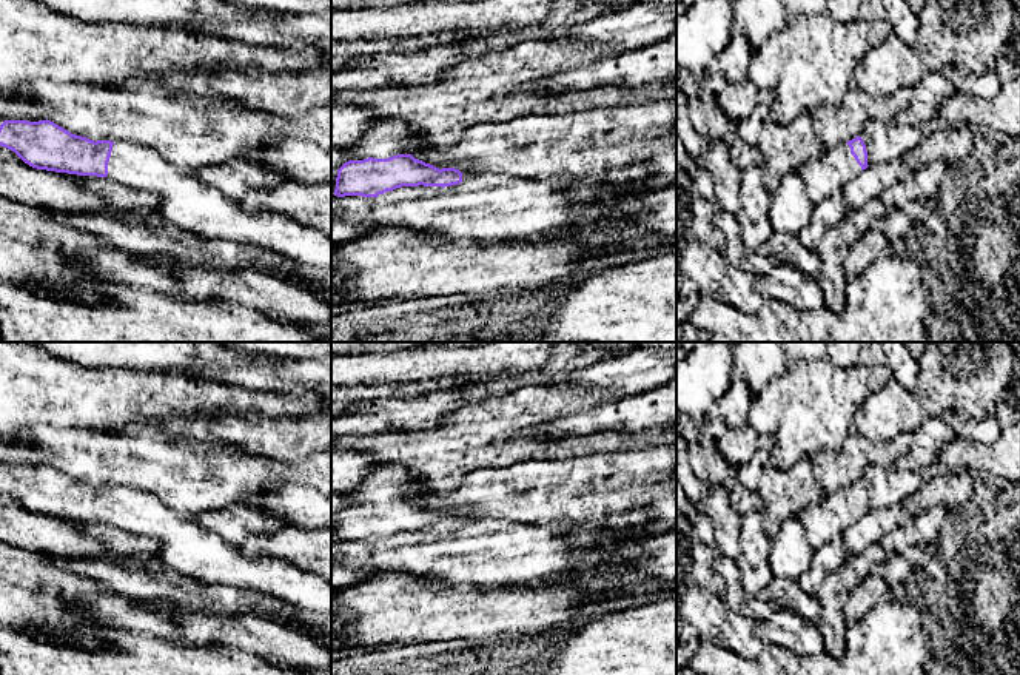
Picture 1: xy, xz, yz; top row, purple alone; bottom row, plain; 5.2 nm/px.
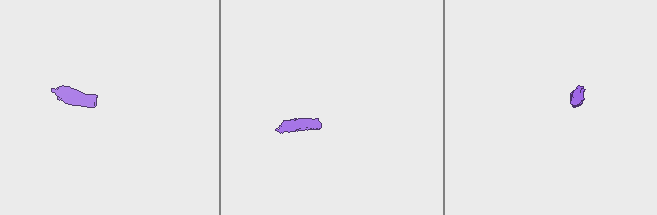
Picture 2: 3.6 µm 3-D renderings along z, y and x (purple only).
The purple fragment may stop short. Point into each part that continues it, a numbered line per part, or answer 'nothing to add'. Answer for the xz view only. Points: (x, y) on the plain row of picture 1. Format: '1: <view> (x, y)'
1: xz (387, 483)

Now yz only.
1: yz (825, 520)

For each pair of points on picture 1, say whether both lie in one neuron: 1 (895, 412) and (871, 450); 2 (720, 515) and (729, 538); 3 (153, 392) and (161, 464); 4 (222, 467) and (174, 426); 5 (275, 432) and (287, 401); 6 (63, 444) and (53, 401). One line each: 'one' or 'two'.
1: two
2: one
3: two
4: two
5: two
6: two

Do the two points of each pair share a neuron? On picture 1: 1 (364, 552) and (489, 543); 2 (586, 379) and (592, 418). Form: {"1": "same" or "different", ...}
{"1": "same", "2": "different"}

